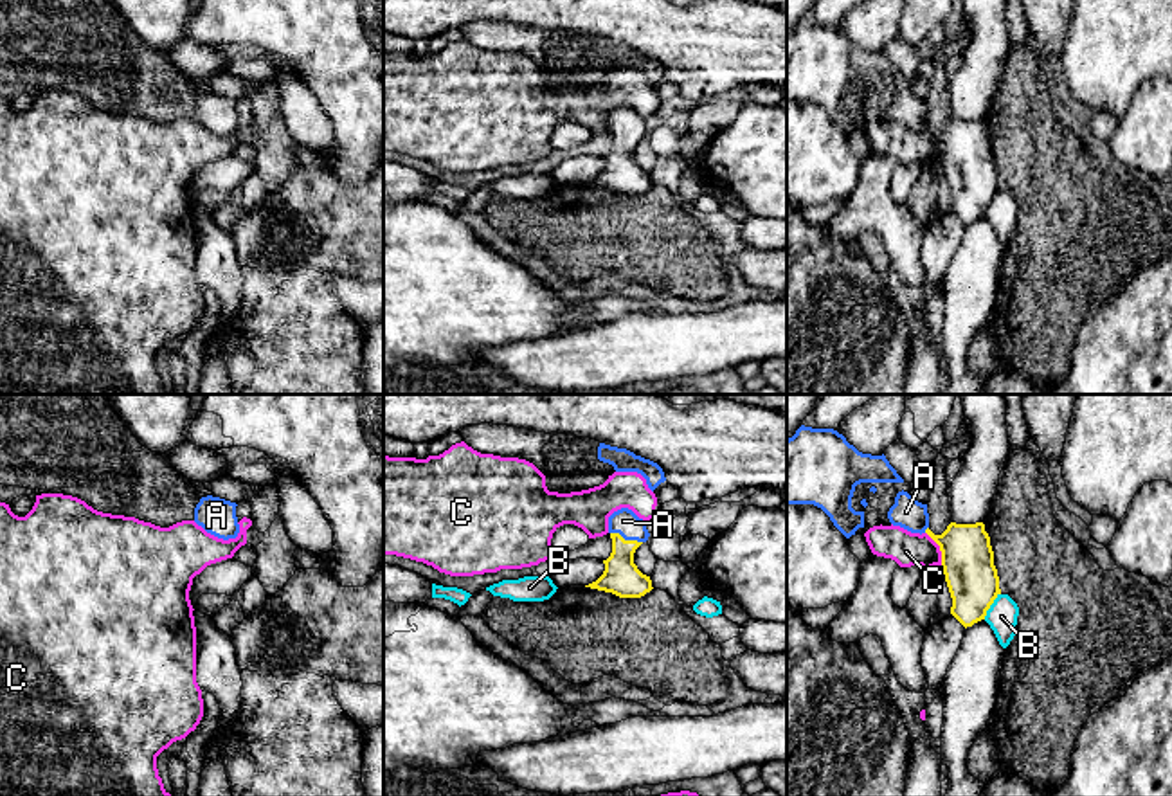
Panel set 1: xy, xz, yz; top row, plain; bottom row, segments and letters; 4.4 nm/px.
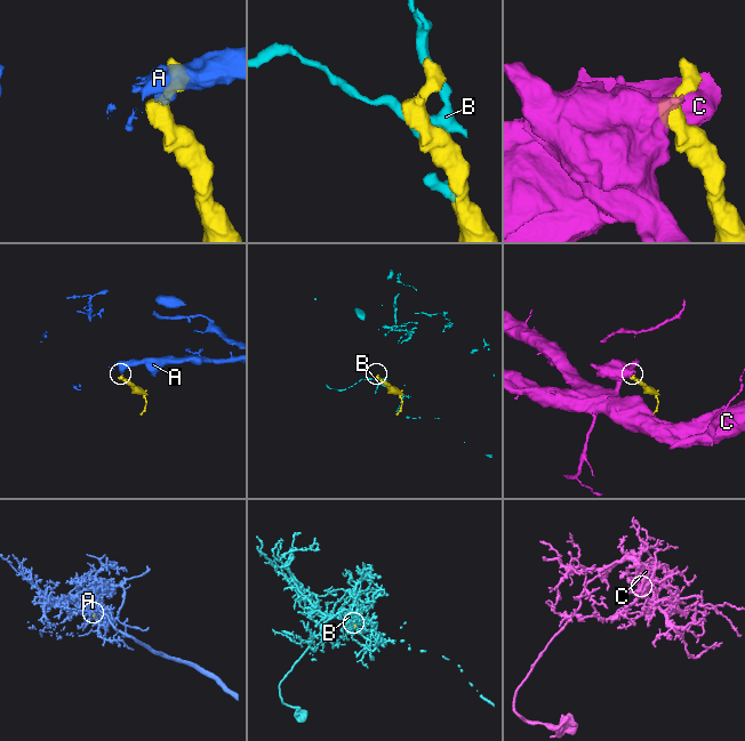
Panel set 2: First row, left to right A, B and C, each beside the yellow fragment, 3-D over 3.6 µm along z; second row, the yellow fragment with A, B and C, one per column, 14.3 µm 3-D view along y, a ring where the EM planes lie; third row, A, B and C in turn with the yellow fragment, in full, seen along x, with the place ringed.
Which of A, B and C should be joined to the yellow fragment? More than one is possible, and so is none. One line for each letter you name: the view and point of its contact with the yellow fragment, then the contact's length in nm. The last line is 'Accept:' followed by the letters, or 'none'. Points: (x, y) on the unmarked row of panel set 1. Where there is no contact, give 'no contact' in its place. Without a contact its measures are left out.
A: meets yellow in xz at (627, 137); contact 150 nm long
Accept: A

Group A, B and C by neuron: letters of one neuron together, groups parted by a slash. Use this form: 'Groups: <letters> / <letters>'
Groups: A / B / C

